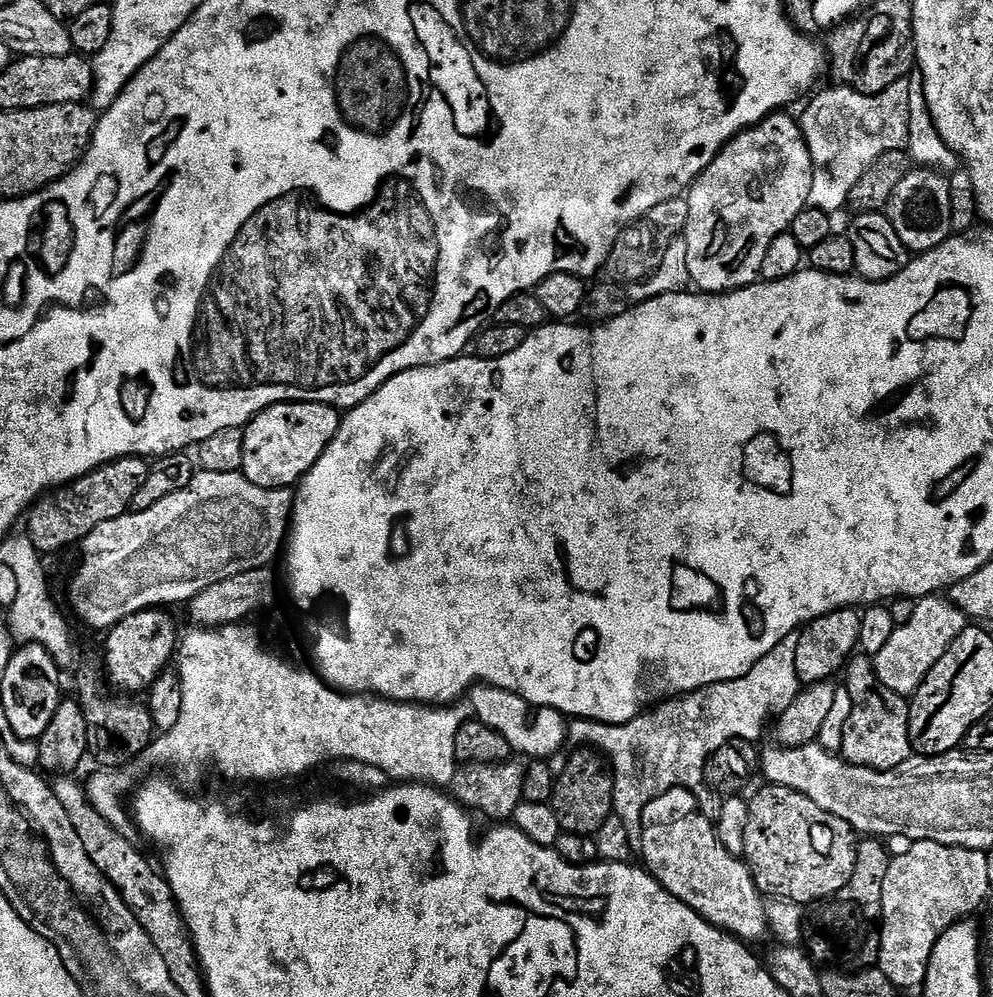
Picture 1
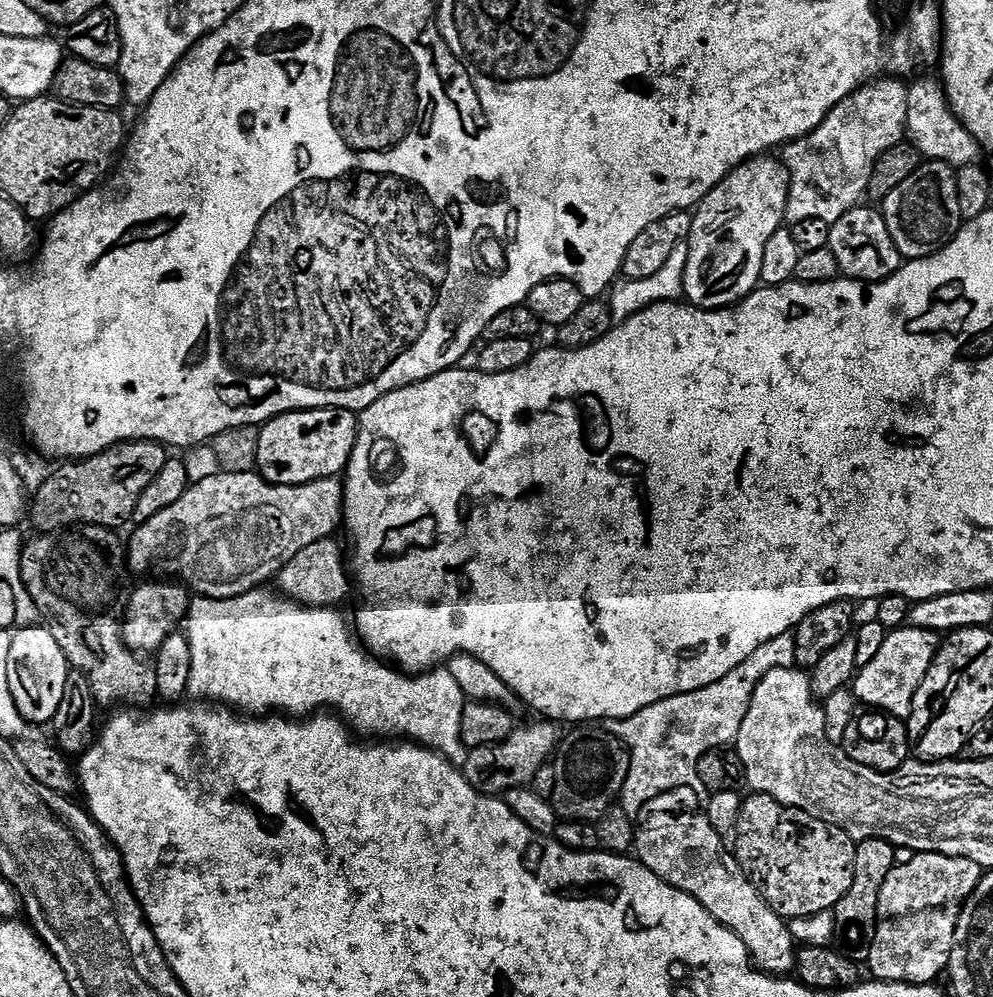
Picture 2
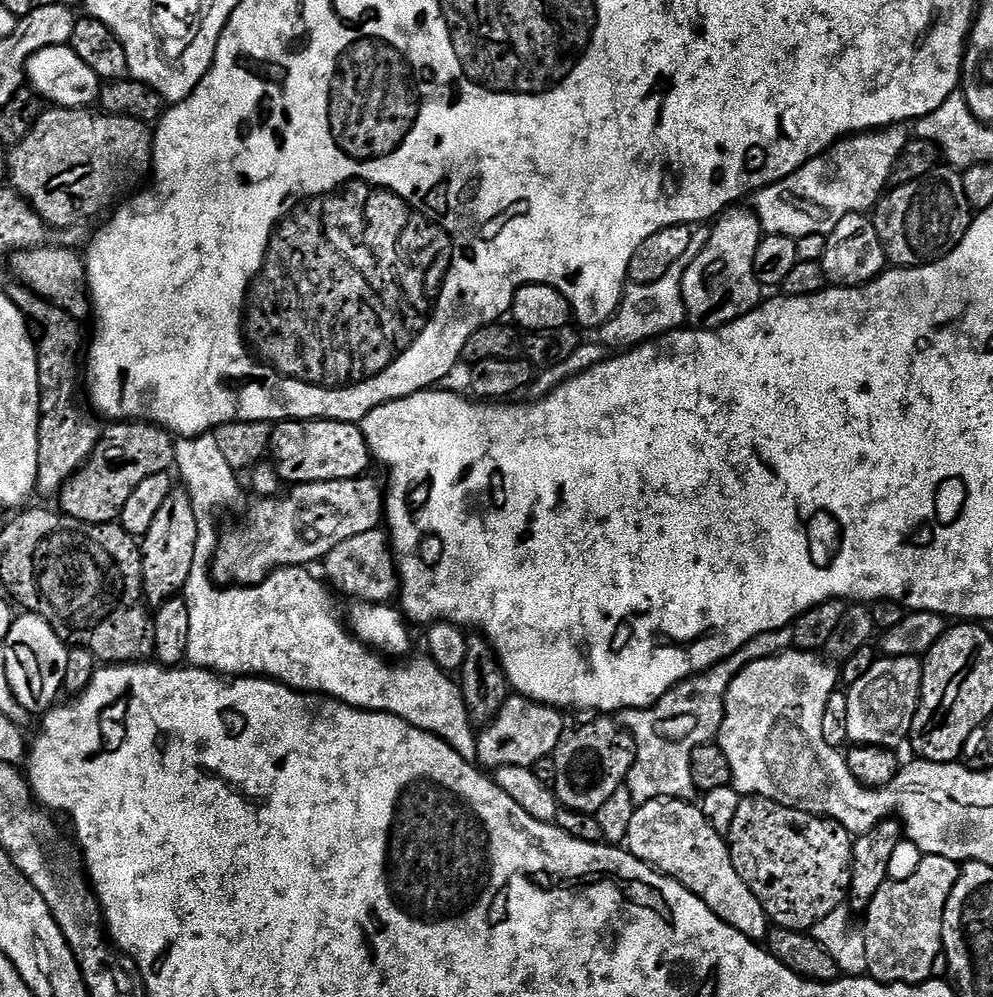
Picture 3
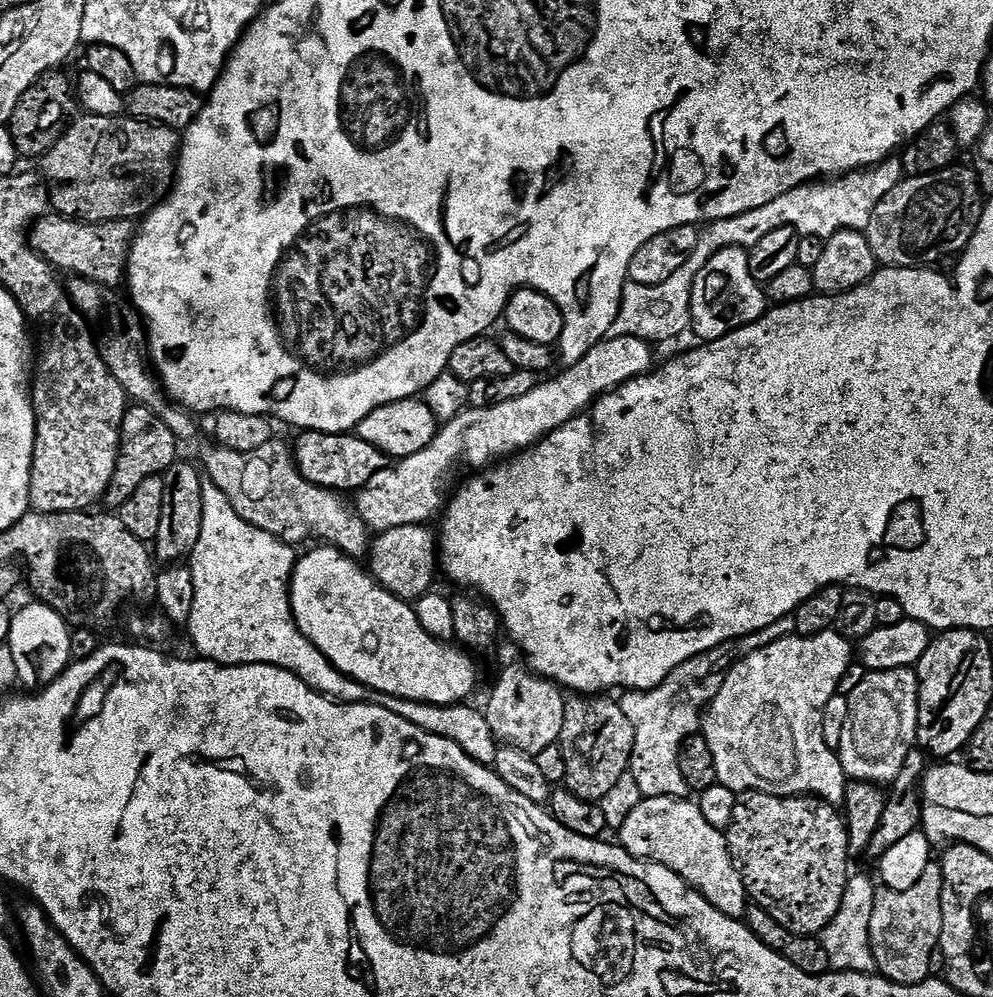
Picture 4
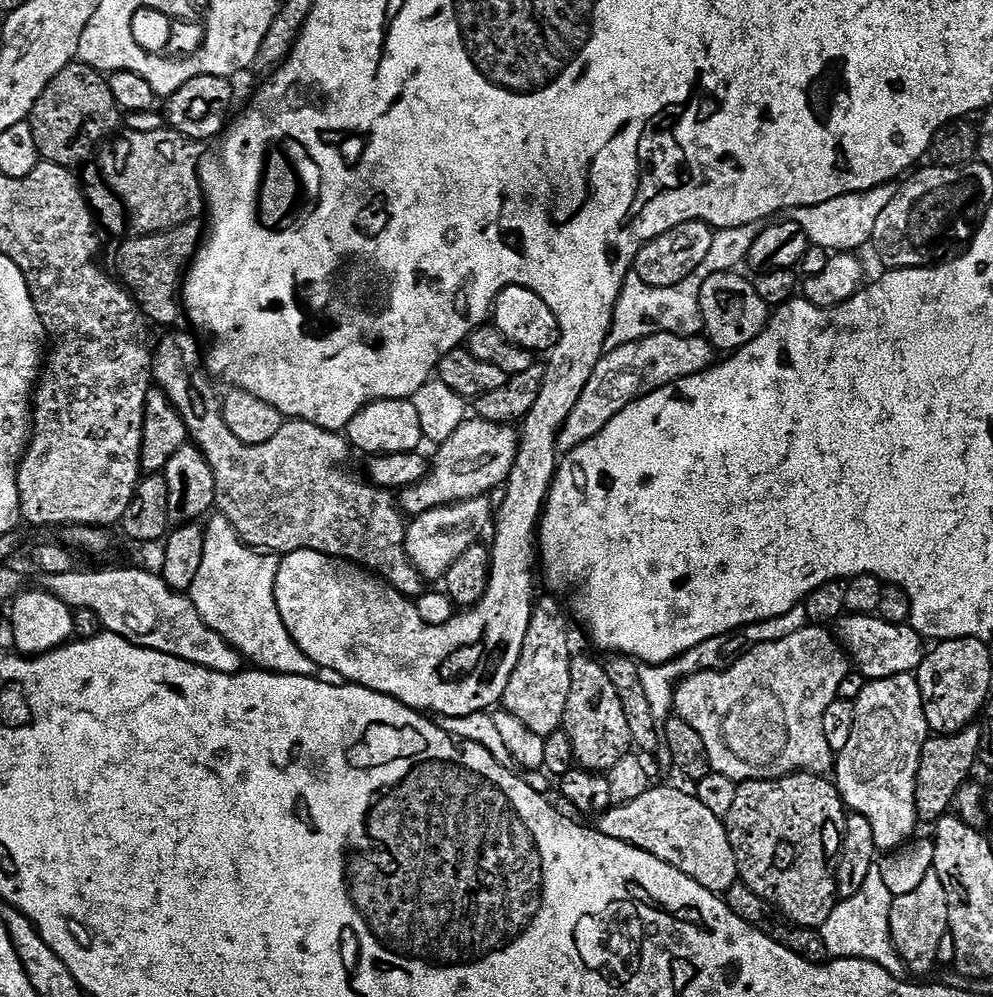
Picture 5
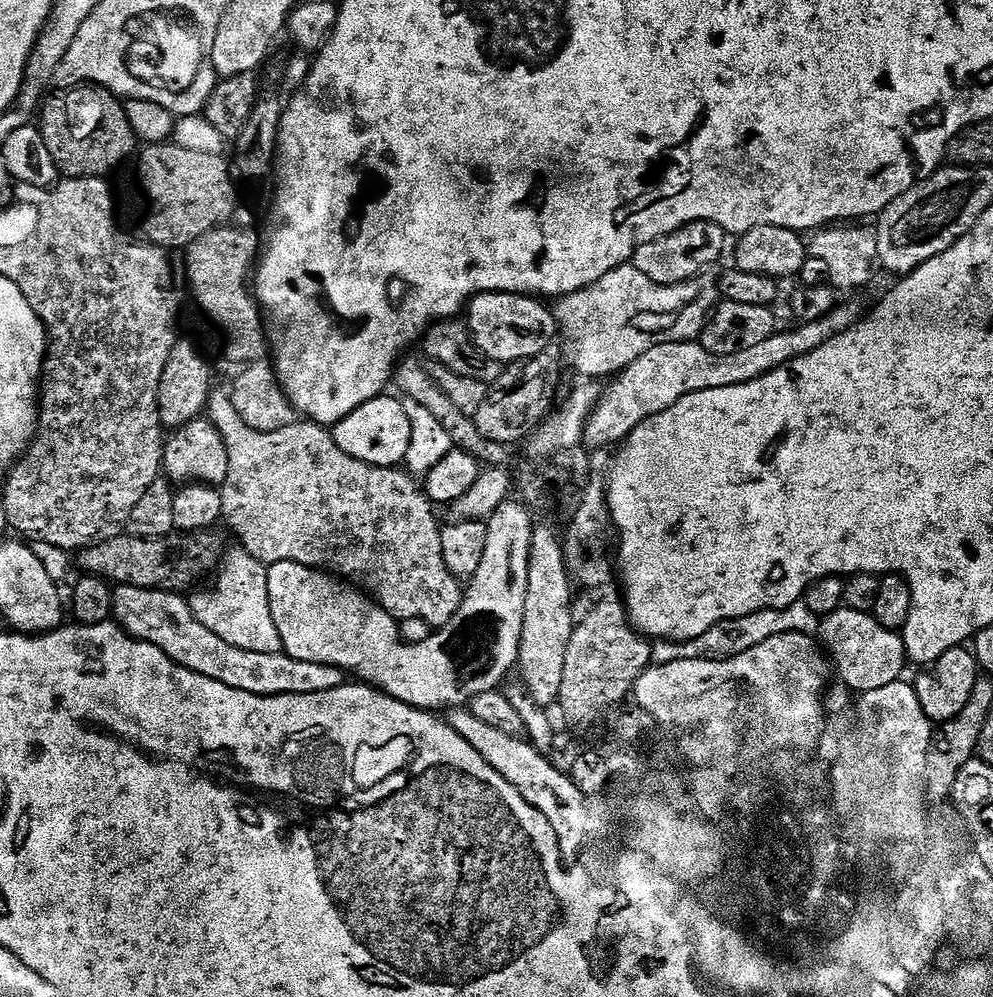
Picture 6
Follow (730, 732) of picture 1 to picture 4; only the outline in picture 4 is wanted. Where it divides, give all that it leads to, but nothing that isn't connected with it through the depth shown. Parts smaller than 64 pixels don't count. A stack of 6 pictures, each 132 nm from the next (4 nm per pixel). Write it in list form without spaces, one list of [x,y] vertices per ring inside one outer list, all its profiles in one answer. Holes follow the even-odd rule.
[[[795,615],[783,616],[778,622],[766,626],[766,630],[758,630],[754,634],[740,636],[736,640],[728,640],[726,643],[720,644],[716,648],[711,648],[710,651],[704,652],[700,656],[695,656],[686,662],[682,662],[682,666],[678,666],[657,688],[628,690],[621,695],[624,697],[619,697],[618,703],[622,714],[626,714],[626,718],[630,718],[630,722],[634,726],[636,737],[634,738],[630,771],[635,781],[638,782],[638,787],[644,798],[649,796],[684,798],[689,795],[690,789],[688,783],[686,782],[686,778],[682,778],[682,770],[680,769],[680,747],[689,736],[697,735],[701,731],[702,713],[718,694],[718,690],[722,690],[722,682],[724,681],[724,677],[728,675],[729,668],[732,667],[735,661],[742,660],[745,656],[749,656],[766,646],[770,646],[774,641],[780,640],[784,636],[793,635],[795,630]]]

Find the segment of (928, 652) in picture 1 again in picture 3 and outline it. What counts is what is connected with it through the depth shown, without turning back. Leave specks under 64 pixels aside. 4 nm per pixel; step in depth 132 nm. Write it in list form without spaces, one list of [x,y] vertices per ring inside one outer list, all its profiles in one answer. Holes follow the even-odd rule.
[[[884,656],[874,661],[873,665],[870,666],[870,670],[858,682],[847,689],[848,702],[849,702],[849,717],[847,719],[847,731],[848,739],[853,745],[865,744],[866,746],[874,746],[875,748],[886,748],[889,750],[899,749],[899,744],[904,744],[909,739],[911,734],[912,719],[915,717],[916,707],[919,705],[920,698],[920,687],[922,686],[923,680],[923,666],[922,663],[915,656]]]

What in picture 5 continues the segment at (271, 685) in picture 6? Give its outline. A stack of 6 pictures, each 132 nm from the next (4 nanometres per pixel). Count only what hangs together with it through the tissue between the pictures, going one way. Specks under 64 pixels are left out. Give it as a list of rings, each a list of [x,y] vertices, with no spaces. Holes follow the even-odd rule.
[[[104,568],[101,572],[67,572],[66,574],[50,574],[44,576],[43,591],[57,596],[67,608],[79,610],[85,608],[98,614],[103,631],[118,634],[124,640],[136,644],[139,648],[158,650],[162,654],[170,654],[179,660],[197,664],[202,668],[209,668],[211,672],[236,675],[245,667],[246,661],[236,649],[223,640],[214,630],[202,622],[198,610],[191,599],[183,592],[175,592],[155,571],[143,572],[140,568]]]

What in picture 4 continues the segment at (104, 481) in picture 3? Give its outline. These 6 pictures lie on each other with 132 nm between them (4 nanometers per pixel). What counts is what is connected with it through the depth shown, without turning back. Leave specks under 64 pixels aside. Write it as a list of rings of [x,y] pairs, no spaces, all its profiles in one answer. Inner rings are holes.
[[[139,406],[129,407],[120,431],[120,453],[116,473],[106,493],[106,501],[108,500],[109,506],[112,507],[109,509],[119,510],[126,502],[126,498],[130,498],[130,494],[134,494],[134,490],[138,490],[138,486],[146,482],[146,478],[161,475],[170,465],[177,463],[176,447],[178,447],[176,436],[170,434],[170,426],[166,426],[162,418]]]

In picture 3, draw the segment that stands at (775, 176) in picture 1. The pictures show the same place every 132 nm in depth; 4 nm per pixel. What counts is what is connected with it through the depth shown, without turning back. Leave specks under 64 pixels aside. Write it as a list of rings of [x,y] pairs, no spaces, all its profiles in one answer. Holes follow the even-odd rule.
[[[736,206],[723,213],[711,225],[704,249],[690,262],[682,282],[684,311],[689,325],[697,328],[721,328],[762,303],[762,285],[754,274],[754,254],[762,239],[760,220],[755,211]]]

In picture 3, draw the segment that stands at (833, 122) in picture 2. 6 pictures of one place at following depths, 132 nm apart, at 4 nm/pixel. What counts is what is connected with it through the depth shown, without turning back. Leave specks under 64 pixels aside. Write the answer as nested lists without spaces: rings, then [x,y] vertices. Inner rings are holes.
[[[893,126],[853,134],[836,141],[821,156],[803,164],[793,176],[755,193],[754,211],[760,220],[761,229],[769,236],[827,236],[834,226],[838,226],[838,222],[842,222],[842,218],[855,212],[871,213],[885,195],[894,162],[902,154],[909,139],[907,127]]]

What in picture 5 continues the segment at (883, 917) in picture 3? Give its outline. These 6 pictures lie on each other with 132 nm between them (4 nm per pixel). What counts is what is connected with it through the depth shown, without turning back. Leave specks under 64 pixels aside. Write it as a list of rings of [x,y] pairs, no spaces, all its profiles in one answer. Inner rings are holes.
[[[934,874],[922,879],[922,884],[910,894],[893,899],[889,914],[889,932],[895,952],[904,961],[909,973],[917,972],[924,978],[936,964],[940,947],[945,947],[948,930],[948,903],[942,890],[942,882]]]

